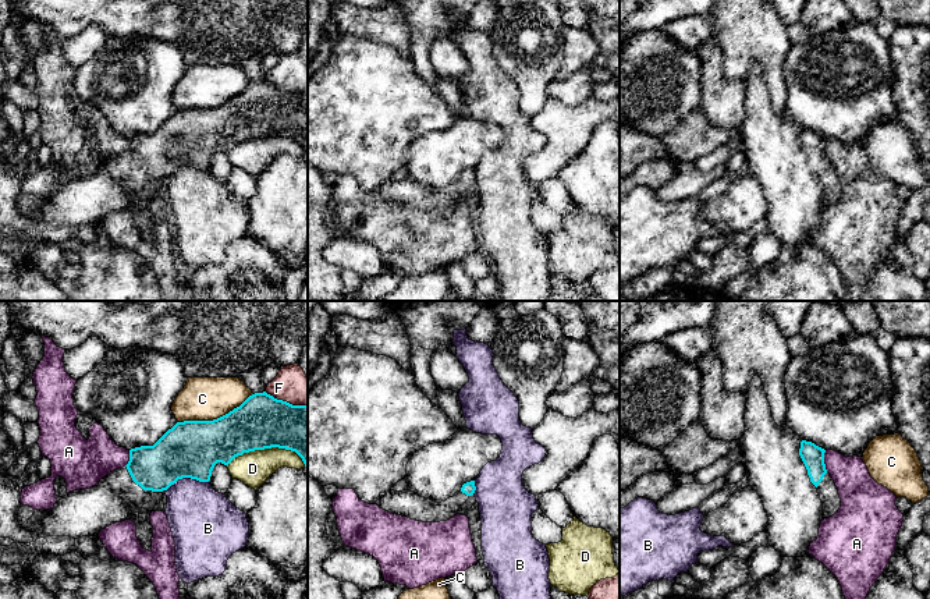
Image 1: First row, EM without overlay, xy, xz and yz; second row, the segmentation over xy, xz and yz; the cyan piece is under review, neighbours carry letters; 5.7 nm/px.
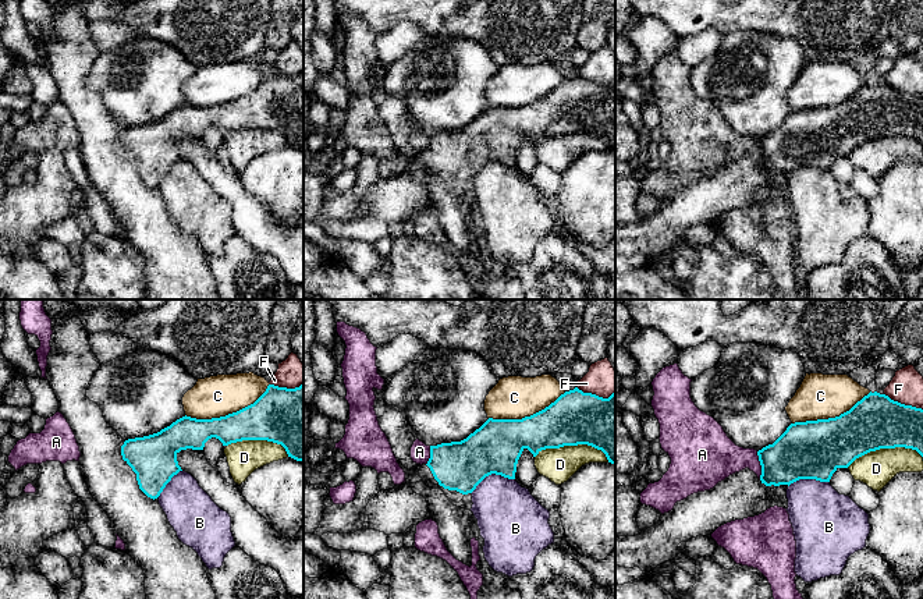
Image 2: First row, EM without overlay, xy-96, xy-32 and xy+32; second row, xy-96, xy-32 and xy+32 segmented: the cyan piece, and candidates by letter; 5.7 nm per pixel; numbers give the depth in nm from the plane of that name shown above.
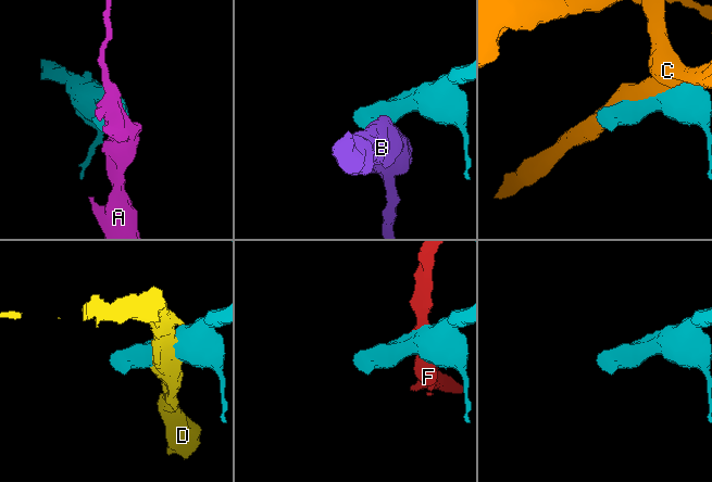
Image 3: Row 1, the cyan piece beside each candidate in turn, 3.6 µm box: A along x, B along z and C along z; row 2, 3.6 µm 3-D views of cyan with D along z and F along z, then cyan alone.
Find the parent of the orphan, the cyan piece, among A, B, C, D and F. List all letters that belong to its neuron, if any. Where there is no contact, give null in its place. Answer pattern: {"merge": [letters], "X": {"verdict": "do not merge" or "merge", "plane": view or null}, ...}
{"merge": [], "A": {"verdict": "do not merge", "plane": "yz"}, "B": {"verdict": "do not merge", "plane": "xy"}, "C": {"verdict": "do not merge", "plane": "xy"}, "D": {"verdict": "do not merge", "plane": "xy"}, "F": {"verdict": "do not merge", "plane": "xy"}}

